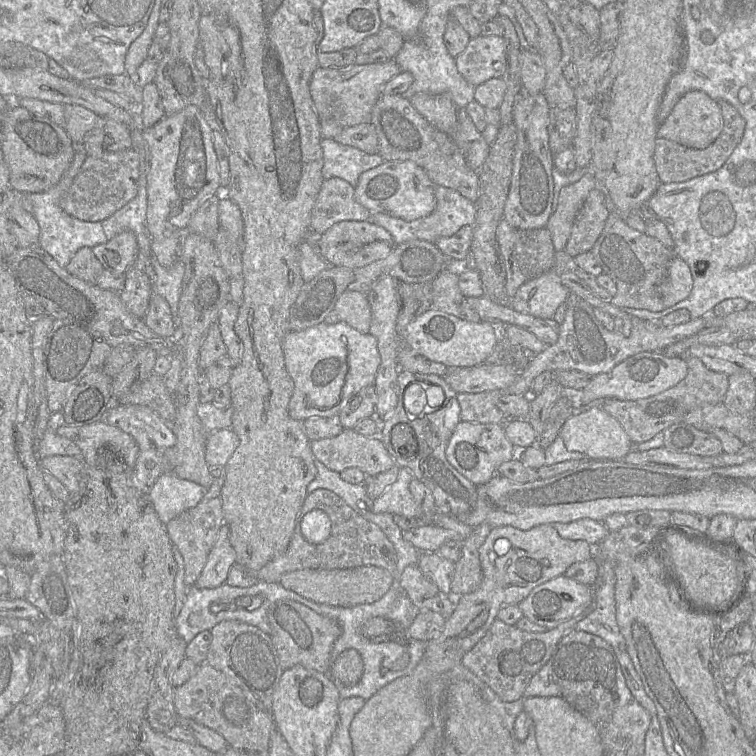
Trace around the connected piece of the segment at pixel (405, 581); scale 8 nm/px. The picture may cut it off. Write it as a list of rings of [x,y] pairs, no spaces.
[[[418,565],[407,566],[404,569],[399,585],[419,610],[431,610],[441,614],[446,620],[453,614],[455,600],[452,595],[444,594],[424,576]]]

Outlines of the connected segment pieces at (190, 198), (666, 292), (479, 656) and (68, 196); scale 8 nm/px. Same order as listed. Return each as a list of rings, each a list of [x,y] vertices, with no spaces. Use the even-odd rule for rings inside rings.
[[[188,105],[177,113],[165,115],[155,125],[142,129],[149,149],[146,223],[152,239],[163,236],[170,229],[186,228],[205,200],[221,196],[213,128],[199,107]]]
[[[674,255],[668,265],[665,279],[659,285],[663,304],[669,308],[689,296],[693,287],[693,277],[688,264]]]
[[[592,606],[557,627],[540,633],[522,631],[496,618],[486,634],[463,656],[461,663],[487,684],[502,701],[516,701],[523,698],[531,678],[548,662],[559,641],[575,630],[577,623],[591,610]]]
[[[132,147],[101,157],[87,156],[62,196],[60,207],[68,215],[79,220],[102,222],[136,196],[139,176],[139,155]]]

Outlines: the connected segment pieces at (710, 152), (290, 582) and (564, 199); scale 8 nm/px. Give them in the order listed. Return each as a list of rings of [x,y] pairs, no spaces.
[[[721,100],[718,103],[724,120],[723,129],[719,137],[707,148],[695,149],[669,139],[660,137],[656,139],[653,158],[661,183],[684,182],[716,171],[726,162],[740,143],[745,131],[746,121],[738,110],[727,101]]]
[[[376,566],[334,570],[303,569],[285,573],[279,584],[319,604],[352,607],[370,604],[382,598],[393,584],[393,575]]]
[[[588,170],[575,183],[564,186],[559,193],[558,205],[545,226],[552,238],[556,252],[563,251],[571,233],[574,219],[594,189],[596,179]]]

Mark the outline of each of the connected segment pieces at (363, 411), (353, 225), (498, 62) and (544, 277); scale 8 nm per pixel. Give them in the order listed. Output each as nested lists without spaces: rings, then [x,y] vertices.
[[[374,385],[354,394],[341,409],[339,418],[344,429],[353,429],[362,419],[375,417],[377,393]]]
[[[341,221],[317,237],[318,253],[330,266],[362,268],[387,257],[395,242],[388,231],[370,221]]]
[[[480,35],[470,39],[465,50],[455,58],[455,64],[458,72],[473,87],[492,78],[501,78],[506,69],[506,42],[498,36]]]
[[[550,269],[539,277],[522,284],[516,294],[509,299],[509,305],[519,313],[549,320],[553,319],[558,307],[565,303],[569,293],[570,290],[562,284],[560,277],[553,269]]]

